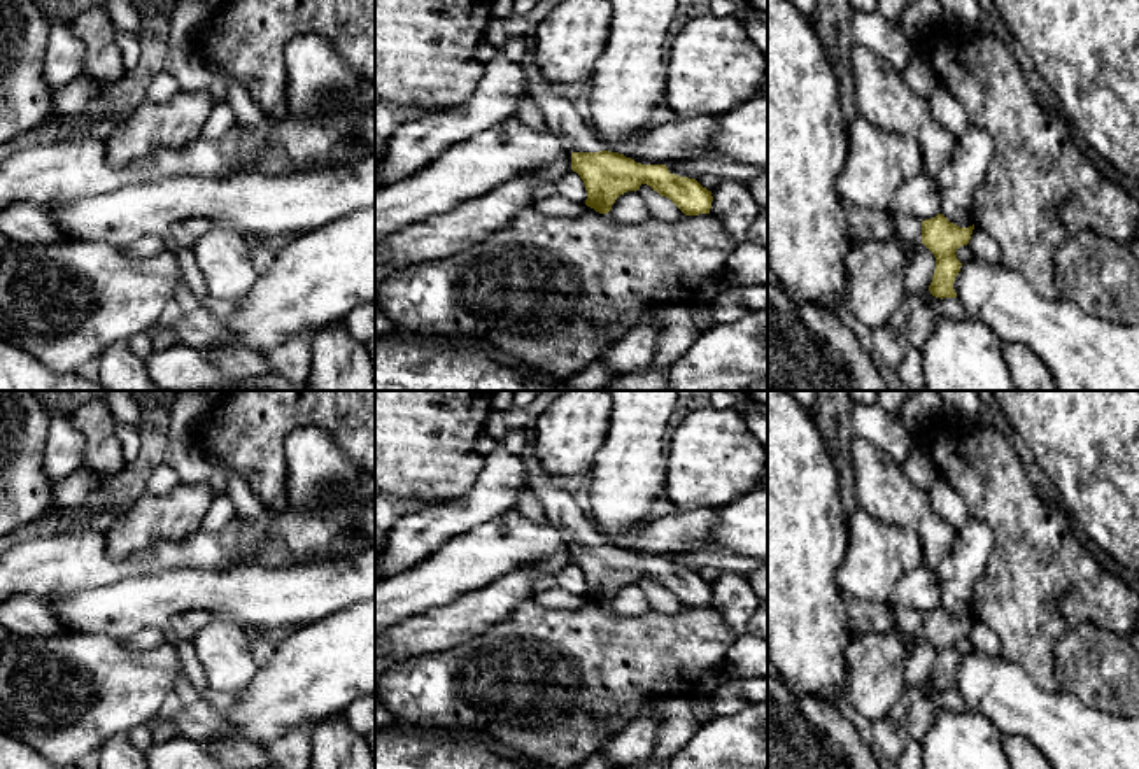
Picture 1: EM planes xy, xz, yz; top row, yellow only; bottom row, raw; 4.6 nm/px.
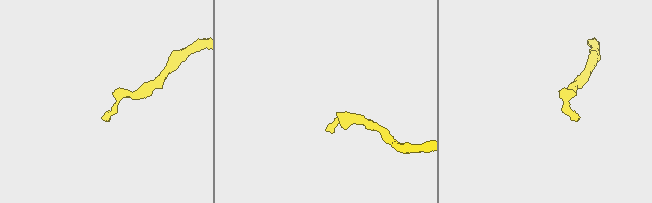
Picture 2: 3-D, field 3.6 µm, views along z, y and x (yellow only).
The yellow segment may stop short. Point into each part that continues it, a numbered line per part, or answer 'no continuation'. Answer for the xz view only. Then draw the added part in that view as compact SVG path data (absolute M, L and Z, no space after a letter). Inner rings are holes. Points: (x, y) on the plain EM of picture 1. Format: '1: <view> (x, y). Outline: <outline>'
1: xz (559, 505). Outline: M529 441L520 455L527 485L538 496L548 524L559 529L570 545L605 543L594 522L580 510L571 492L557 485L557 476L548 473L538 461L534 441Z

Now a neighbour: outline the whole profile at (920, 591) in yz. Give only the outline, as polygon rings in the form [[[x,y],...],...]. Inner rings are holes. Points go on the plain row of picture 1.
[[[922,564],[913,573],[902,575],[894,587],[890,604],[920,613],[941,606],[941,582],[936,571]]]

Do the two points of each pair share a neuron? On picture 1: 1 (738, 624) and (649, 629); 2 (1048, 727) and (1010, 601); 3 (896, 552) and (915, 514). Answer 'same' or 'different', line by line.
1: different
2: different
3: different

